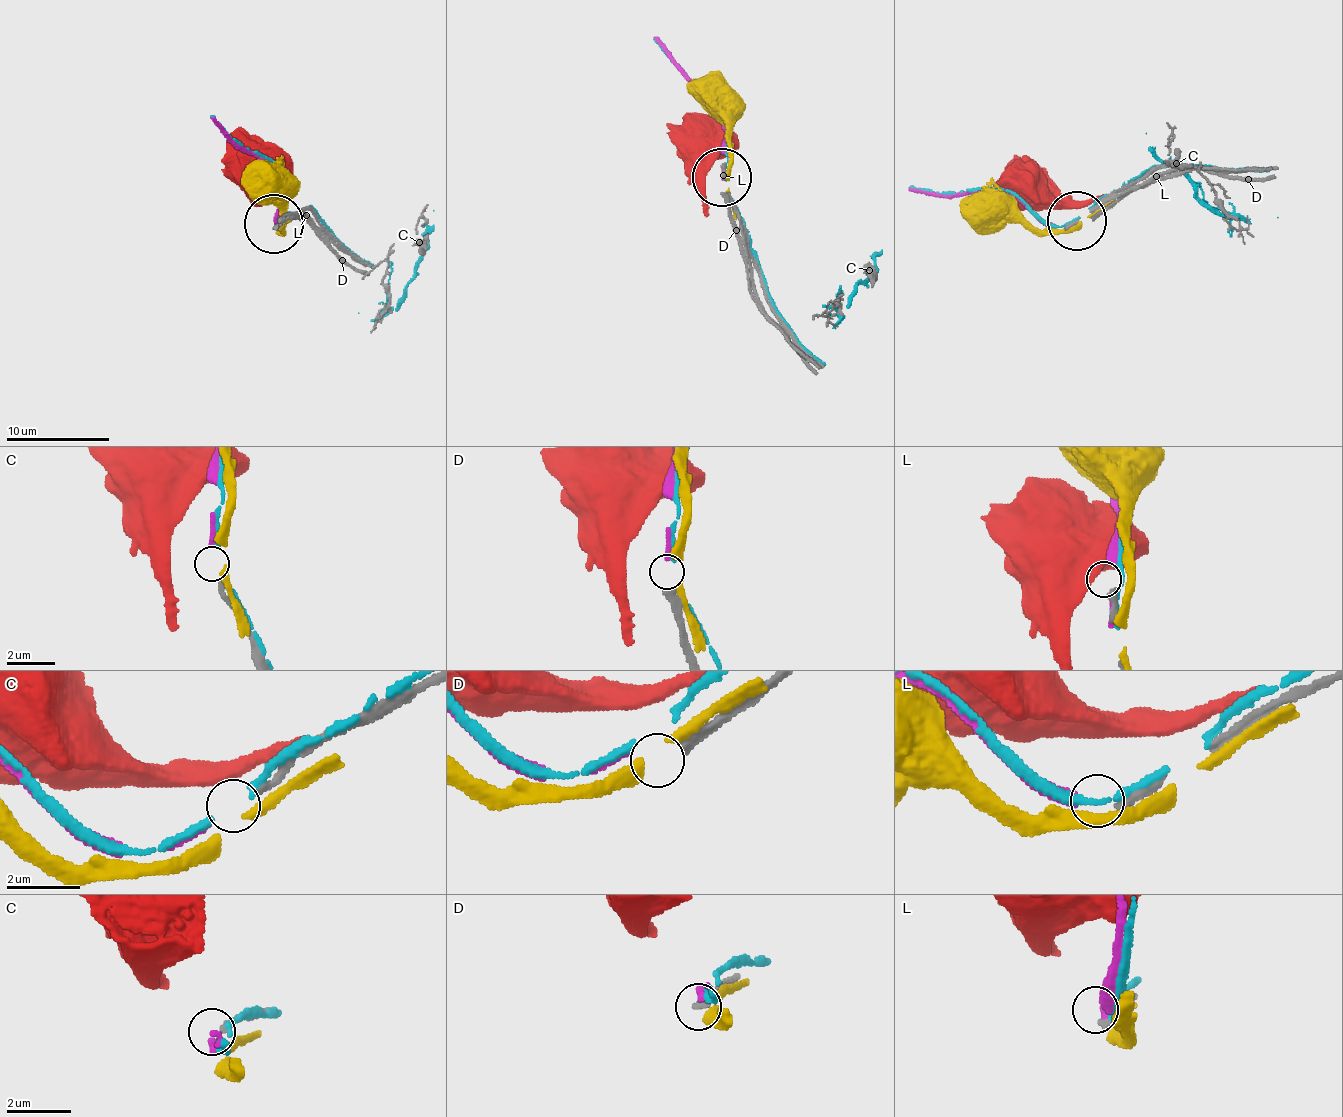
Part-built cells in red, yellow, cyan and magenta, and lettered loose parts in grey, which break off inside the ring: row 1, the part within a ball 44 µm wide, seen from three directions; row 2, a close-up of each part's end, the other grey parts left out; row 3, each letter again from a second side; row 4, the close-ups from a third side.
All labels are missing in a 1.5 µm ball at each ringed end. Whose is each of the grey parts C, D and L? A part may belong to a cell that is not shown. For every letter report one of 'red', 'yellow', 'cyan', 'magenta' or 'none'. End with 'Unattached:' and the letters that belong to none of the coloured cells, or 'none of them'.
C: magenta
D: none
L: none
Unattached: D, L

